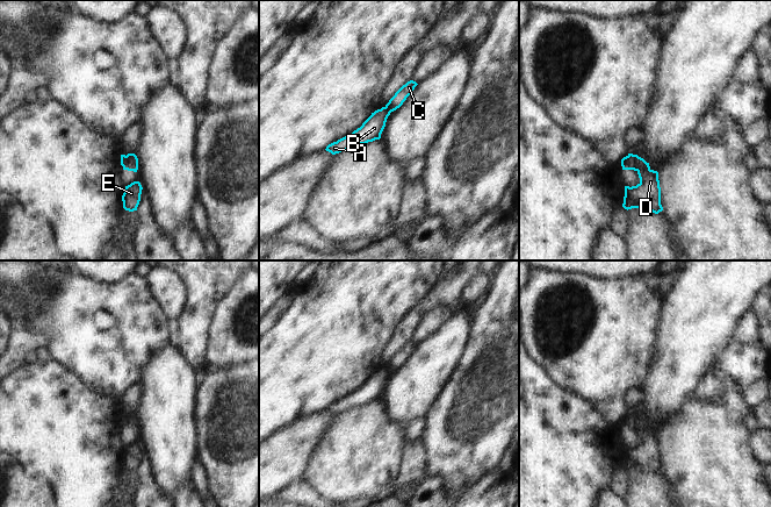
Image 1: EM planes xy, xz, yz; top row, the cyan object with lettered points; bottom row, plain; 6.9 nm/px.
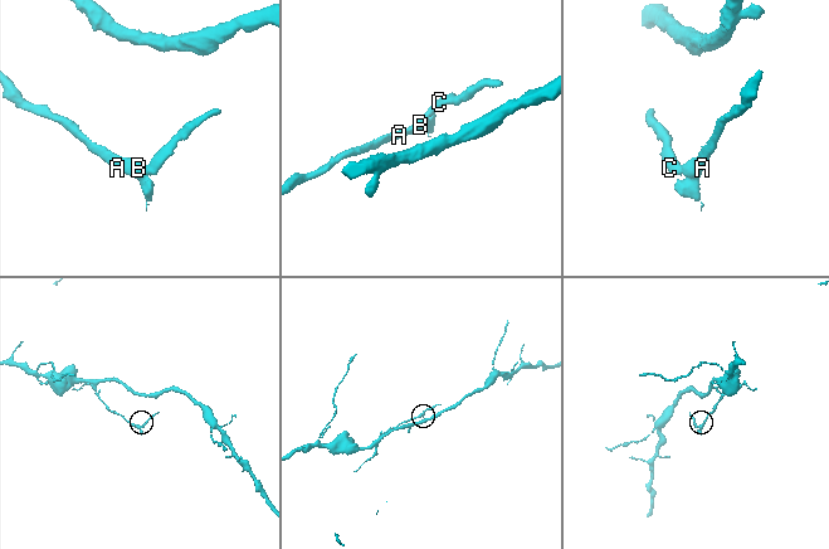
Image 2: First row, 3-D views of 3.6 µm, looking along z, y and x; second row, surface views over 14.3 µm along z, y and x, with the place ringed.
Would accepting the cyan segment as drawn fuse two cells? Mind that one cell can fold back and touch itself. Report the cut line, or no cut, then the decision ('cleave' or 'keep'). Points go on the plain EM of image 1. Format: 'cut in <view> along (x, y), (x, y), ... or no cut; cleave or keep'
cut in yz along (626, 416), (632, 429); cleave

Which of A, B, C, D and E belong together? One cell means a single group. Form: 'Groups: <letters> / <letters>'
Groups: A B D E / C.

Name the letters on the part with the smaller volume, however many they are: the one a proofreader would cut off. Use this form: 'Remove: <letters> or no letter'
Remove: C

